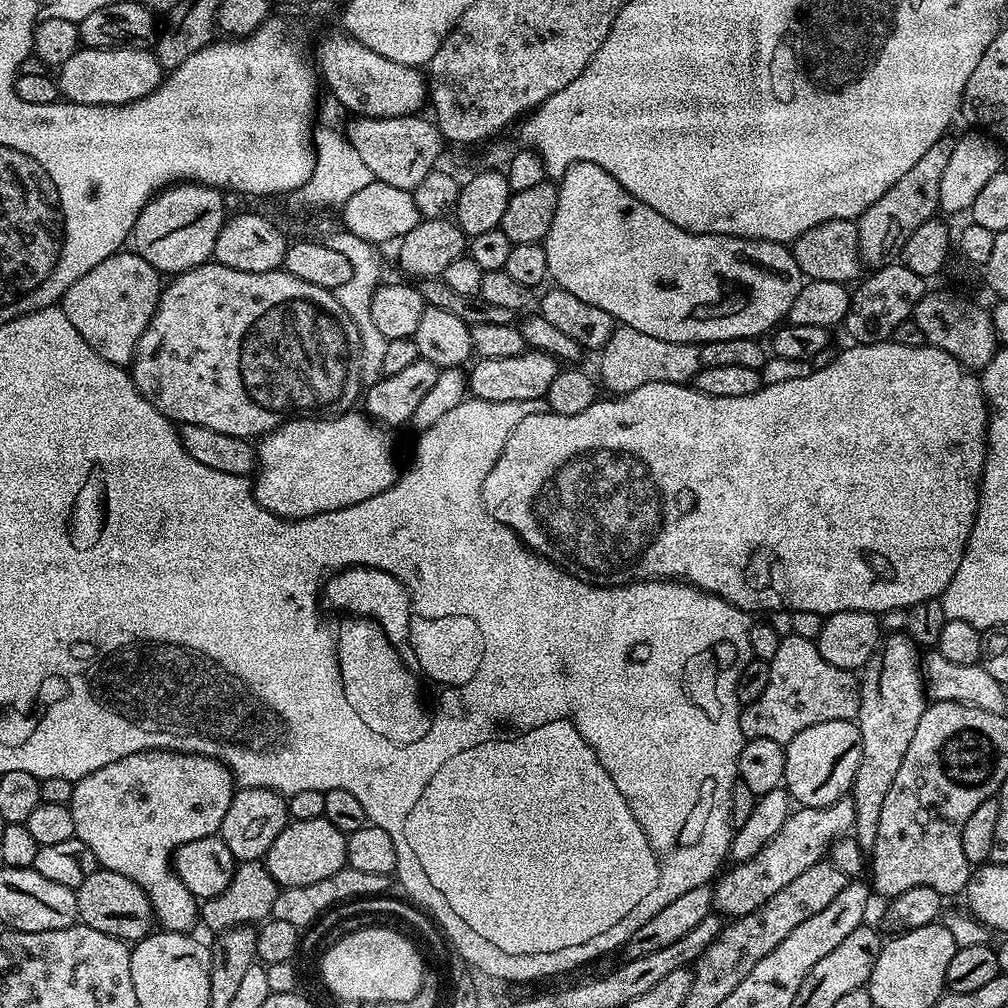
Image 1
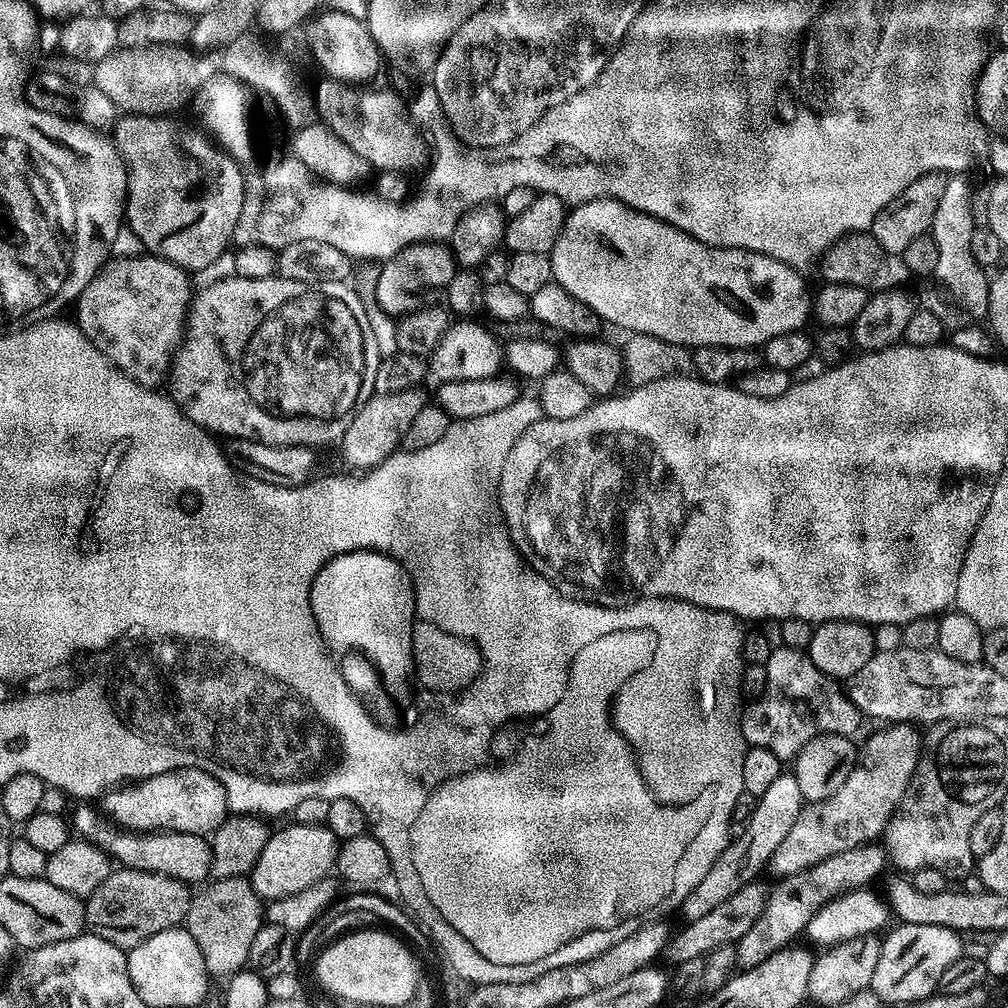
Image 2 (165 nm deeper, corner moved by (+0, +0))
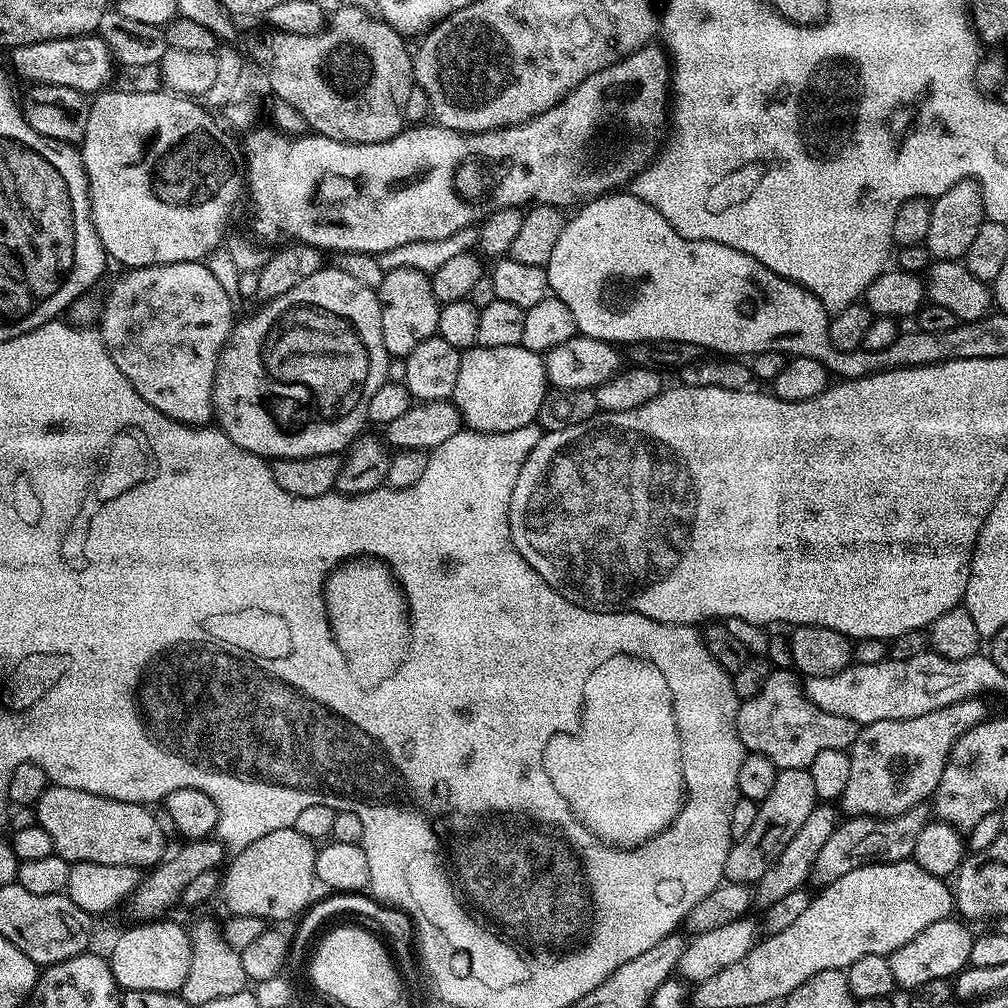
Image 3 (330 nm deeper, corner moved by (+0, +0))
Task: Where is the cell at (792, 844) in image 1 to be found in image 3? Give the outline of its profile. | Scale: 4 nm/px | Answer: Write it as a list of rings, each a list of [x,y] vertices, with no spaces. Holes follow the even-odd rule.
[[[981,699],[963,700],[954,702],[950,706],[942,706],[942,710],[934,710],[930,714],[918,714],[918,718],[905,720],[883,720],[873,724],[863,725],[858,738],[853,742],[848,757],[850,758],[850,778],[846,781],[846,790],[839,798],[838,804],[843,815],[851,818],[854,816],[878,816],[887,818],[897,816],[906,810],[915,808],[925,803],[924,799],[931,797],[940,785],[942,770],[948,761],[948,755],[953,742],[966,730],[980,724],[986,718],[985,704]]]

